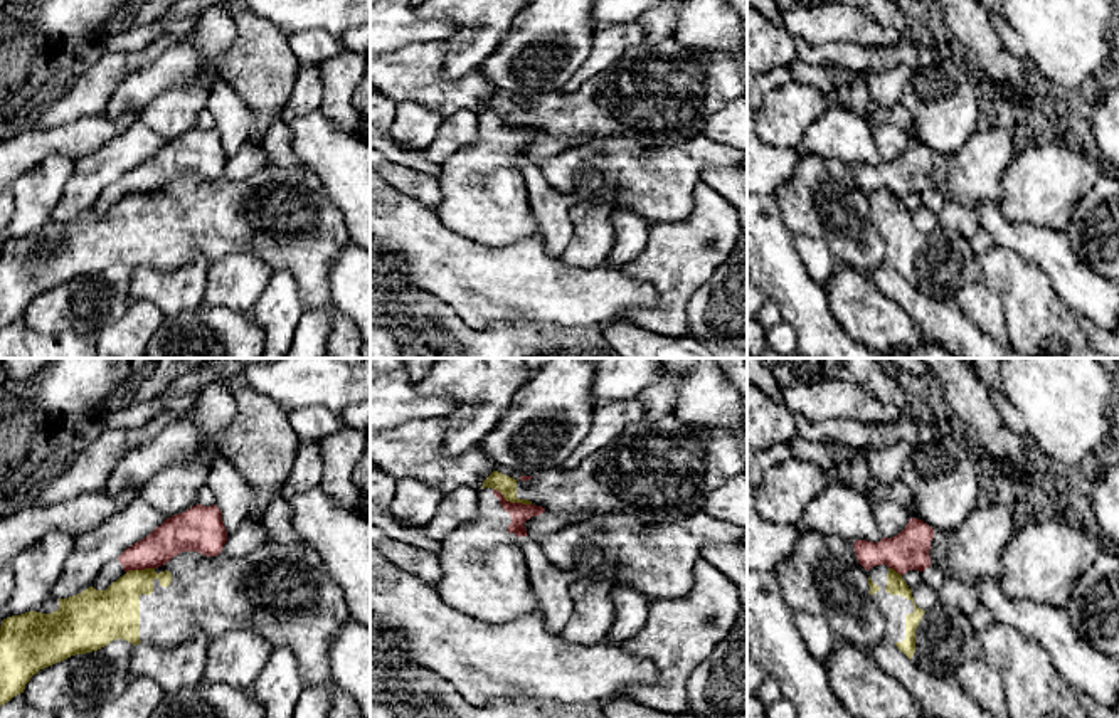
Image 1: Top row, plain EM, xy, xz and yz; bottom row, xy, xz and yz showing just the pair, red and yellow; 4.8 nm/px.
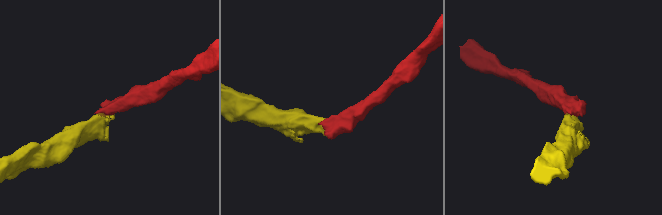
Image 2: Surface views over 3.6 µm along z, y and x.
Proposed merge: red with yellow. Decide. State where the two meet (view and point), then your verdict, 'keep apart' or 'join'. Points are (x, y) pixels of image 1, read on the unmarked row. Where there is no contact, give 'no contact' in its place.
xz (512, 126) | keep apart

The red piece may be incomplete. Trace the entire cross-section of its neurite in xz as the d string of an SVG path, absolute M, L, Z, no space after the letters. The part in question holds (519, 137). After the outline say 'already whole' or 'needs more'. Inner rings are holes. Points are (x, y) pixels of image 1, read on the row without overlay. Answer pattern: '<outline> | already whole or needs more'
M480 113L478 138L441 163L443 198L434 207L441 224L486 247L540 239L518 161L528 160L525 145L544 135L510 126L496 113Z | needs more

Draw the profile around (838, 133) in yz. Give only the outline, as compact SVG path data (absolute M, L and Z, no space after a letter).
M843 104L828 106L806 129L799 150L840 160L851 168L856 163L877 166L883 161L872 138L872 123Z

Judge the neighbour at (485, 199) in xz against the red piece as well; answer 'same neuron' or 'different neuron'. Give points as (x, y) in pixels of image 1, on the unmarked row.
same neuron

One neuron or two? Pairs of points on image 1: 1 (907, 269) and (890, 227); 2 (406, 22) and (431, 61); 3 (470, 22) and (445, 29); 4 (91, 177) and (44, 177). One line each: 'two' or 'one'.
1: one
2: two
3: two
4: two

